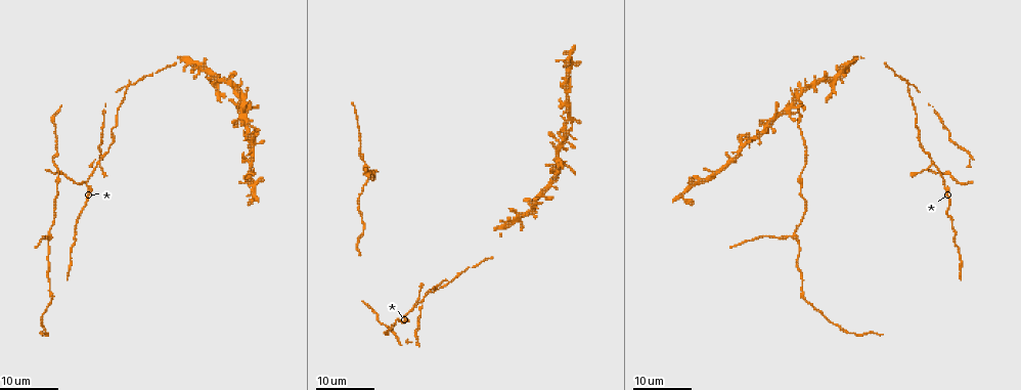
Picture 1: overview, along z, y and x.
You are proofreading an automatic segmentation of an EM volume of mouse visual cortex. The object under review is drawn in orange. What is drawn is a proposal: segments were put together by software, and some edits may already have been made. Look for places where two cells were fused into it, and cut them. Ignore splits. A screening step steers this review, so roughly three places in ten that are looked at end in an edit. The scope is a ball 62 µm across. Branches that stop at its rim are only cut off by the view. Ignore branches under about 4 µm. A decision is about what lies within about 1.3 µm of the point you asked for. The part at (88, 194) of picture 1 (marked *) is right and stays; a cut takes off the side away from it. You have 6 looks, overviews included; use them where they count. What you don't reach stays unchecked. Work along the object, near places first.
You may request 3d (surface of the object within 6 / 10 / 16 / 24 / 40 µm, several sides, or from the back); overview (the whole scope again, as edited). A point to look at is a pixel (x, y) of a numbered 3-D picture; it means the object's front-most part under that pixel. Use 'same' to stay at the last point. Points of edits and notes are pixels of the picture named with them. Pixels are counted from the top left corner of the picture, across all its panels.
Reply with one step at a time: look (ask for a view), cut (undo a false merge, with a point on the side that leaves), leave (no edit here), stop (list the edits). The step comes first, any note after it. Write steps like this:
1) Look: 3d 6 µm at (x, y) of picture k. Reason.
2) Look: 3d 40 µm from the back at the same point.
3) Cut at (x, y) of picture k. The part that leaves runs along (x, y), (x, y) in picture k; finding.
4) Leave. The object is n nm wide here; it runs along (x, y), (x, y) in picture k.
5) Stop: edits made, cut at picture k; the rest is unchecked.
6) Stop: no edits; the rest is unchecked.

Look: 3d 24 µm at (415, 307) of picture 1. Three arms meet.

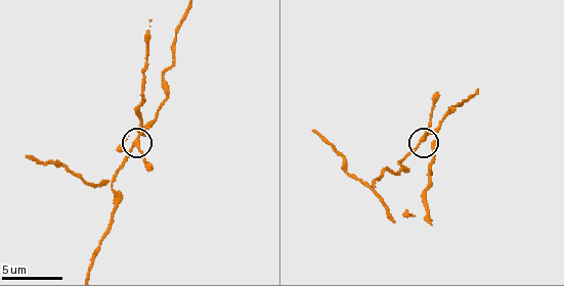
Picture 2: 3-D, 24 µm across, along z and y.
Look: 3d 10 µm at (138, 143) of picture 2.

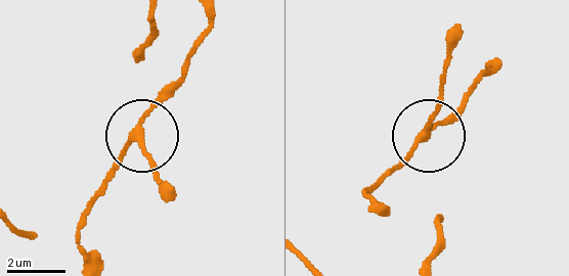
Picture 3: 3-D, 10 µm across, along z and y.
Leave. It runs along (369, 209), (362, 194), (421, 143), (443, 80) in picture 3; one cell here.

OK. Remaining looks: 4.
Look: 3d 16 µm at (795, 238) of picture 1. Branch point.

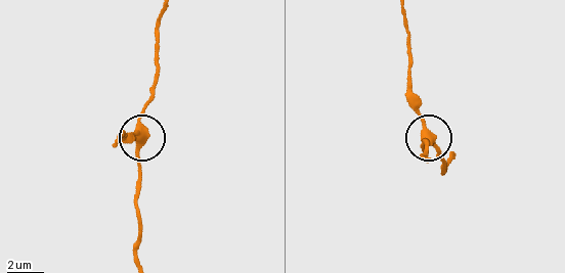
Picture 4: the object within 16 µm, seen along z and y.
Look: 3d 6 µm at (138, 134) of picture 4. Closer look.

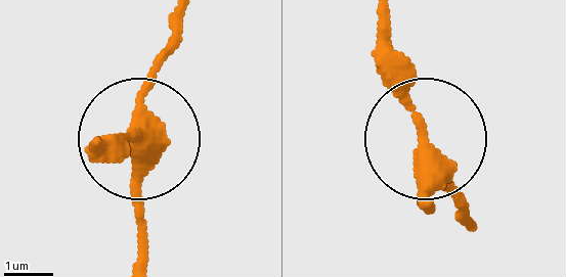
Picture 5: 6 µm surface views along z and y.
Leave. 3 arms meet here; it runs along (136, 256), (136, 133), (99, 145) in picture 5; one cell here.

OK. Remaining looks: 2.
Look: 3d 24 µm at (806, 164) of picture 1. Sudden change in width.

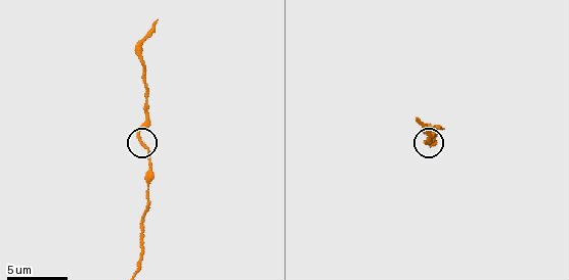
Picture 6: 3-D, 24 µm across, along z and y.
Look: 3d 10 µm at (139, 138) of picture 6.

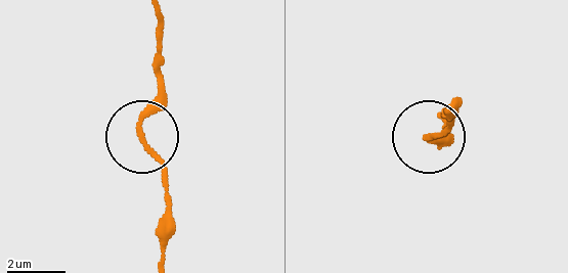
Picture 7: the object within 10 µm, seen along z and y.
Leave. It runs along (161, 257), (168, 184), (139, 118), (159, 89), (161, 61) in picture 7; one cell here.

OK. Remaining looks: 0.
Stop: no edits; the rest is unchecked.

